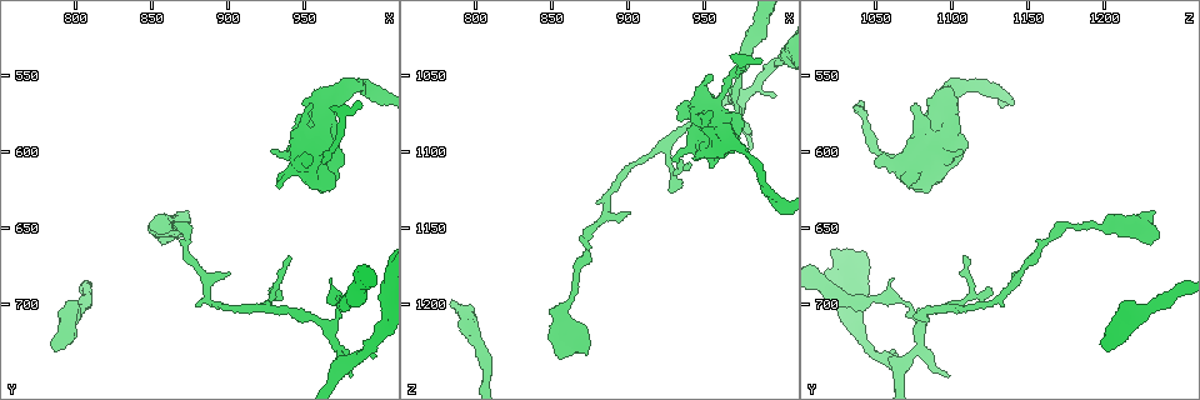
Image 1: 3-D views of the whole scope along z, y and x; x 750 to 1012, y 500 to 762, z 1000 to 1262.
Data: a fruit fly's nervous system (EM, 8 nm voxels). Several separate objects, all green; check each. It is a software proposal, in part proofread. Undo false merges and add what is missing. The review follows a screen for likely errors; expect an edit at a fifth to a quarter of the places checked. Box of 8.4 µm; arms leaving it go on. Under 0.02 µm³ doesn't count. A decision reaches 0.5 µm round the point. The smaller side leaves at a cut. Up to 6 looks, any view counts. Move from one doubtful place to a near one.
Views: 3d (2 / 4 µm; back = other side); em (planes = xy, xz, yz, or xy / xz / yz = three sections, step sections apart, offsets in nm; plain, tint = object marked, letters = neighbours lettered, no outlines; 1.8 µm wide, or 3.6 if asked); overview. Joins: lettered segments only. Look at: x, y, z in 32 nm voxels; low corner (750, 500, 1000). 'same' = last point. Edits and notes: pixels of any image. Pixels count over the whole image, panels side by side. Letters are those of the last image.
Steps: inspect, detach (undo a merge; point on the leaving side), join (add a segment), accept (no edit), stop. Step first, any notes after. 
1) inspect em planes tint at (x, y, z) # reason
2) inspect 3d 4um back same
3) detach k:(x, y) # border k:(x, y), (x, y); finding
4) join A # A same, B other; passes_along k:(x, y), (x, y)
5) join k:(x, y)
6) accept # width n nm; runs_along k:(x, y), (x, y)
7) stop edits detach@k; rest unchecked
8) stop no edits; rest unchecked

inspect em planes letters at (872, 638, 1232) # stops while still wide

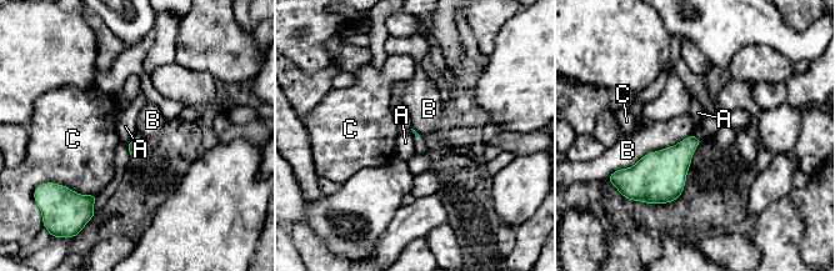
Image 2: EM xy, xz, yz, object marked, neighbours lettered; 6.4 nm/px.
accept # A other, B other, C other; border 2:(136, 134), (128, 144); no lettered segment goes on from it

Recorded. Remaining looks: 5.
inspect 3d 4um back at (872, 660, 1158) # narrows sharply

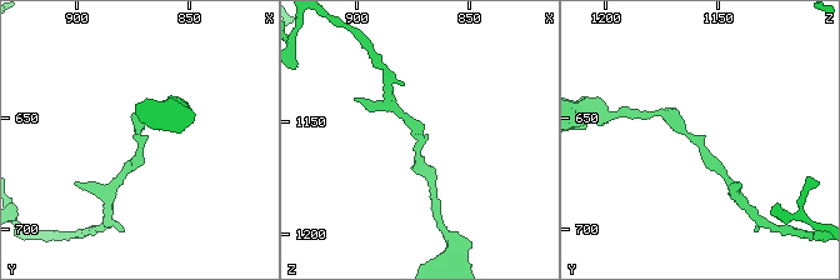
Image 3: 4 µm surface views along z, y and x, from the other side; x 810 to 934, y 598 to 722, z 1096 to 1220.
inspect em planes letters at (872, 660, 1158) # shape alone is not enough

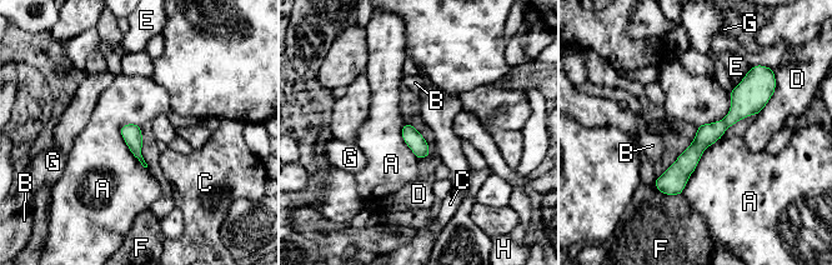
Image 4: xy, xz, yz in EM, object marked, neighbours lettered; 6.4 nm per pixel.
accept # longest_contact A 320 nm; A other, B other, C other, D other, E other, F other, G other, H other; runs_along 4:(762, 96), (750, 99), (658, 185); all the same cell

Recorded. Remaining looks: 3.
inspect em yz step 4 tint at (932, 600, 1108) # an open end

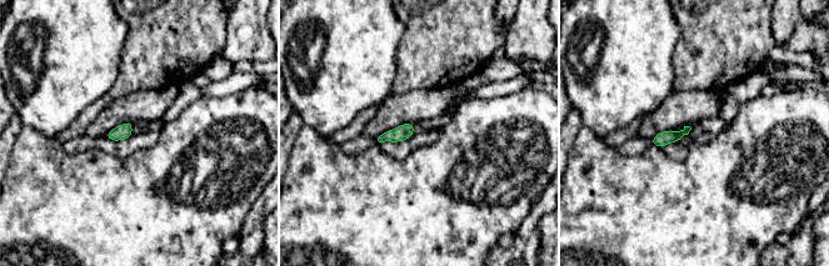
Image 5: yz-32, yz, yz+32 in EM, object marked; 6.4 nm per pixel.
inspect em planes letters same

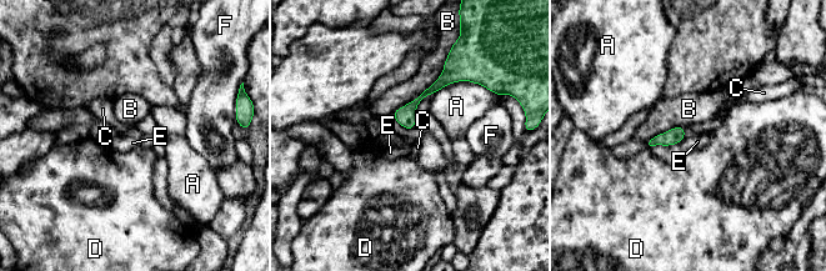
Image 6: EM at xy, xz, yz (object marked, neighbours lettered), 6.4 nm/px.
accept # width 100 nm; A other, B other, C other, D other, E other, F other; border 6:(685, 139), (679, 144); none of them fits

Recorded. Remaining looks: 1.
stop no edits; rest unchecked

